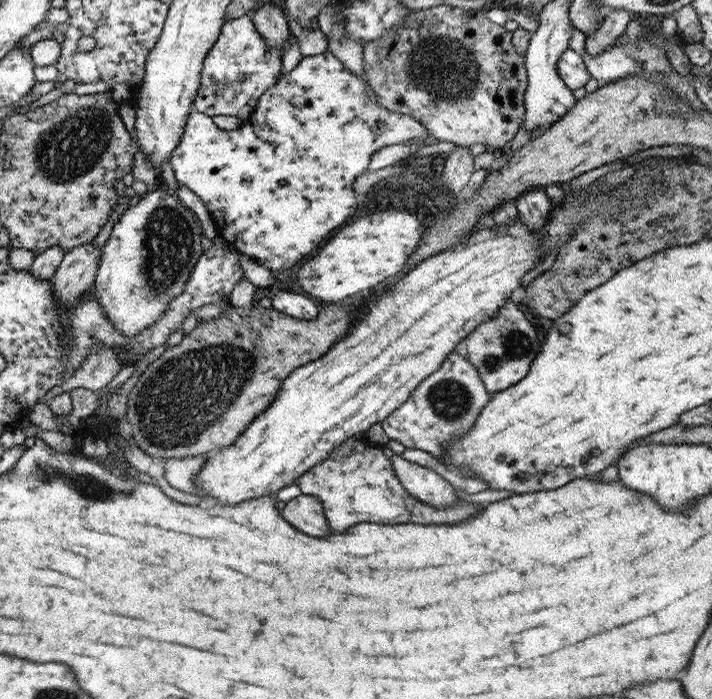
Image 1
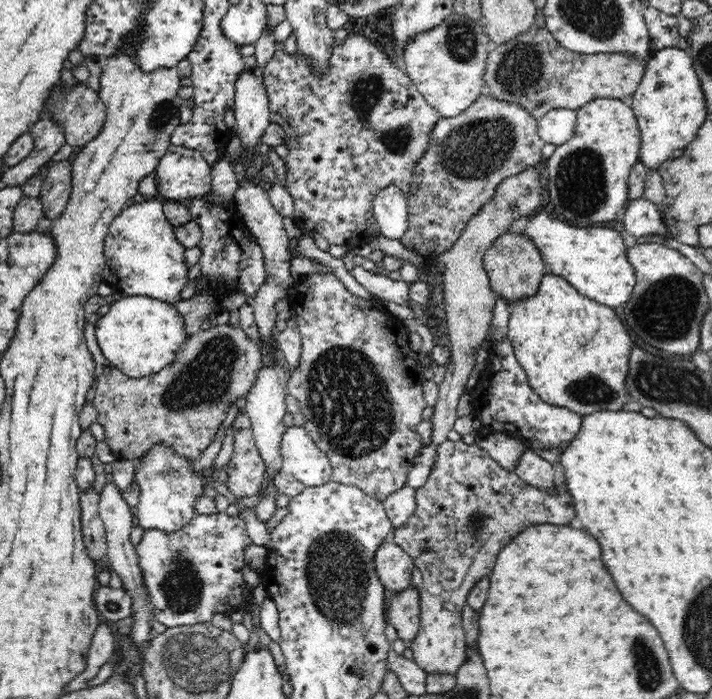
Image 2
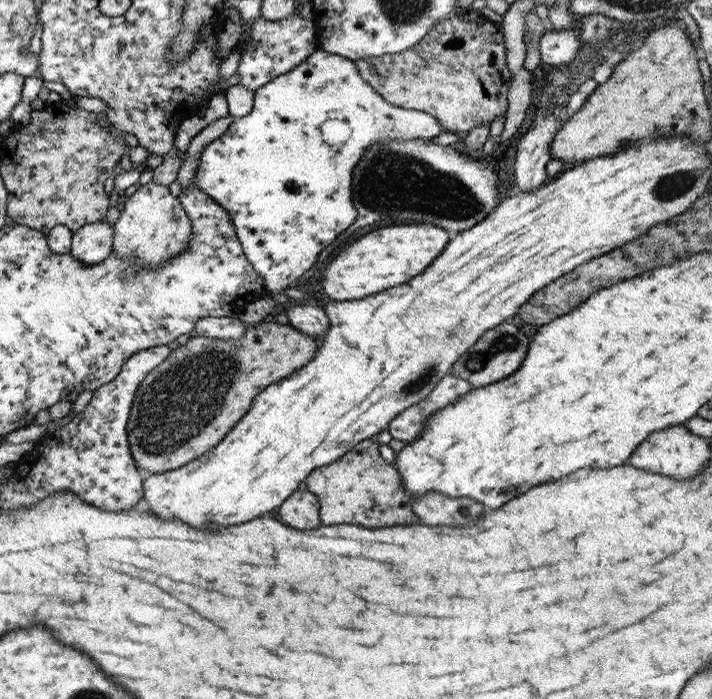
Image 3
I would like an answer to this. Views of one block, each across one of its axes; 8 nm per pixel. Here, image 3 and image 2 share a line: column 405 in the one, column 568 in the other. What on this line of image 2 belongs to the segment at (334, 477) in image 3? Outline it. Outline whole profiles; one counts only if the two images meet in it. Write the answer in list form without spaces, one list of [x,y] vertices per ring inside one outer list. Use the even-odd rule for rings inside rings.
[[[447,441],[442,442],[437,446],[436,458],[434,461],[434,466],[432,467],[432,472],[430,476],[426,479],[426,482],[420,486],[420,488],[415,489],[415,501],[416,508],[412,513],[412,516],[400,526],[397,526],[393,529],[391,534],[391,541],[398,545],[404,552],[407,552],[408,555],[412,558],[413,564],[415,565],[418,572],[422,575],[424,579],[424,585],[422,593],[419,596],[419,607],[420,607],[420,629],[417,640],[410,642],[407,645],[408,648],[413,650],[414,660],[416,664],[424,668],[428,673],[435,672],[446,672],[446,673],[455,673],[462,664],[465,662],[466,658],[466,648],[467,641],[465,636],[465,631],[463,628],[462,621],[462,610],[467,606],[467,597],[470,595],[470,592],[474,589],[474,586],[492,572],[494,568],[494,562],[496,562],[496,556],[498,552],[510,544],[514,540],[514,536],[518,536],[524,528],[528,528],[532,525],[537,524],[555,524],[555,525],[568,525],[570,520],[575,516],[575,508],[571,499],[571,495],[567,492],[566,485],[560,488],[560,492],[551,494],[551,492],[544,492],[542,489],[536,488],[534,485],[530,485],[527,482],[524,482],[516,473],[508,472],[506,469],[502,468],[495,460],[492,460],[492,457],[488,454],[488,451],[480,448],[475,444],[468,445],[463,441]]]

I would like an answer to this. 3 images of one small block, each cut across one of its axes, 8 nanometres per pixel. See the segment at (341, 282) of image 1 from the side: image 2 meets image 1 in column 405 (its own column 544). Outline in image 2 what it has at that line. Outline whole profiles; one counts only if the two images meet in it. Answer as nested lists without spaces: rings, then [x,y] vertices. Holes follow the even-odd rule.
[[[540,212],[532,217],[524,233],[534,239],[534,245],[542,251],[548,271],[564,277],[582,295],[612,309],[626,304],[632,298],[636,271],[628,260],[628,248],[615,229],[605,225],[578,228],[561,221],[552,213]]]

